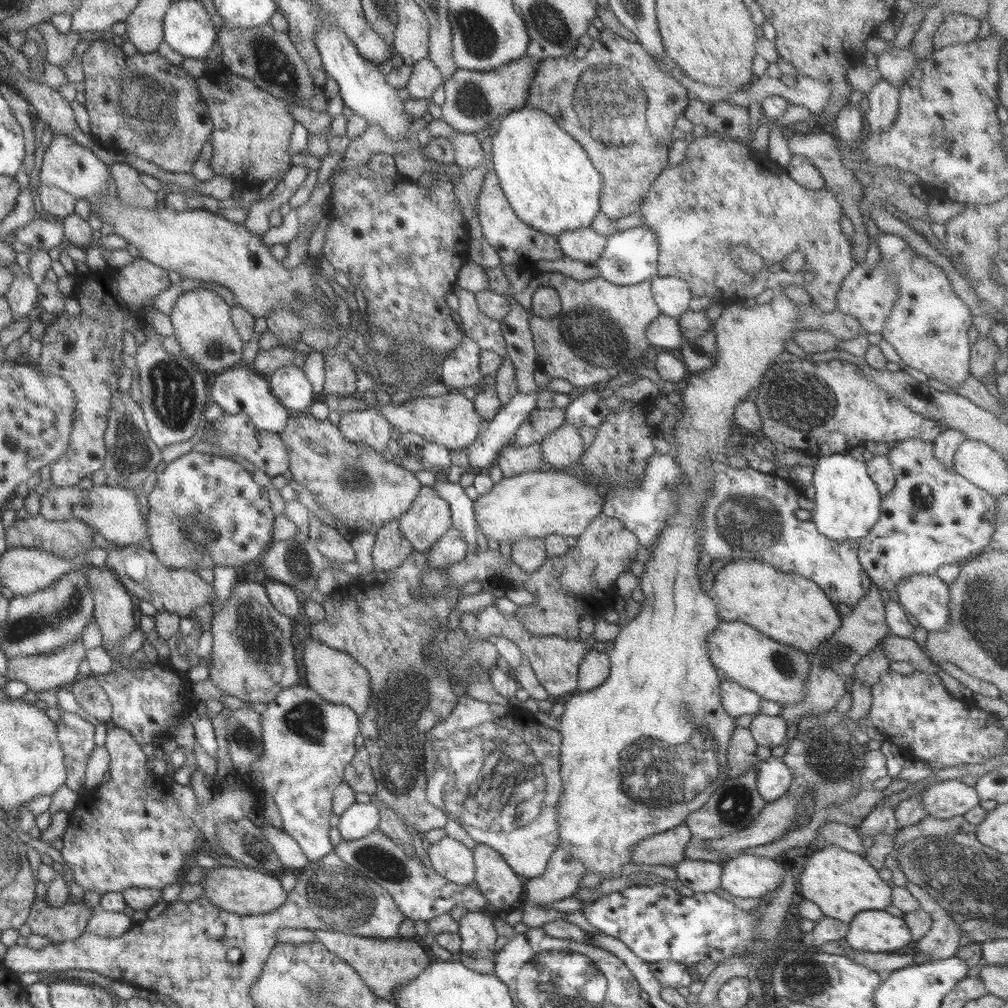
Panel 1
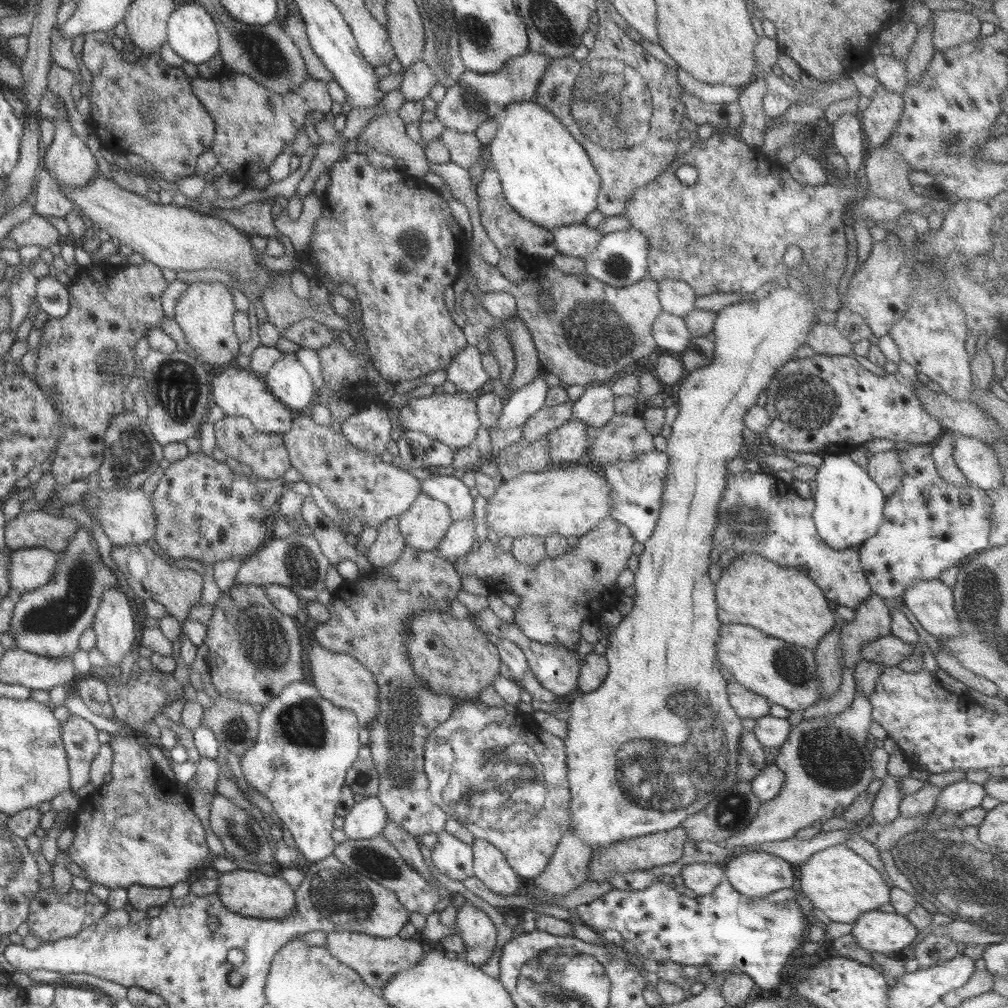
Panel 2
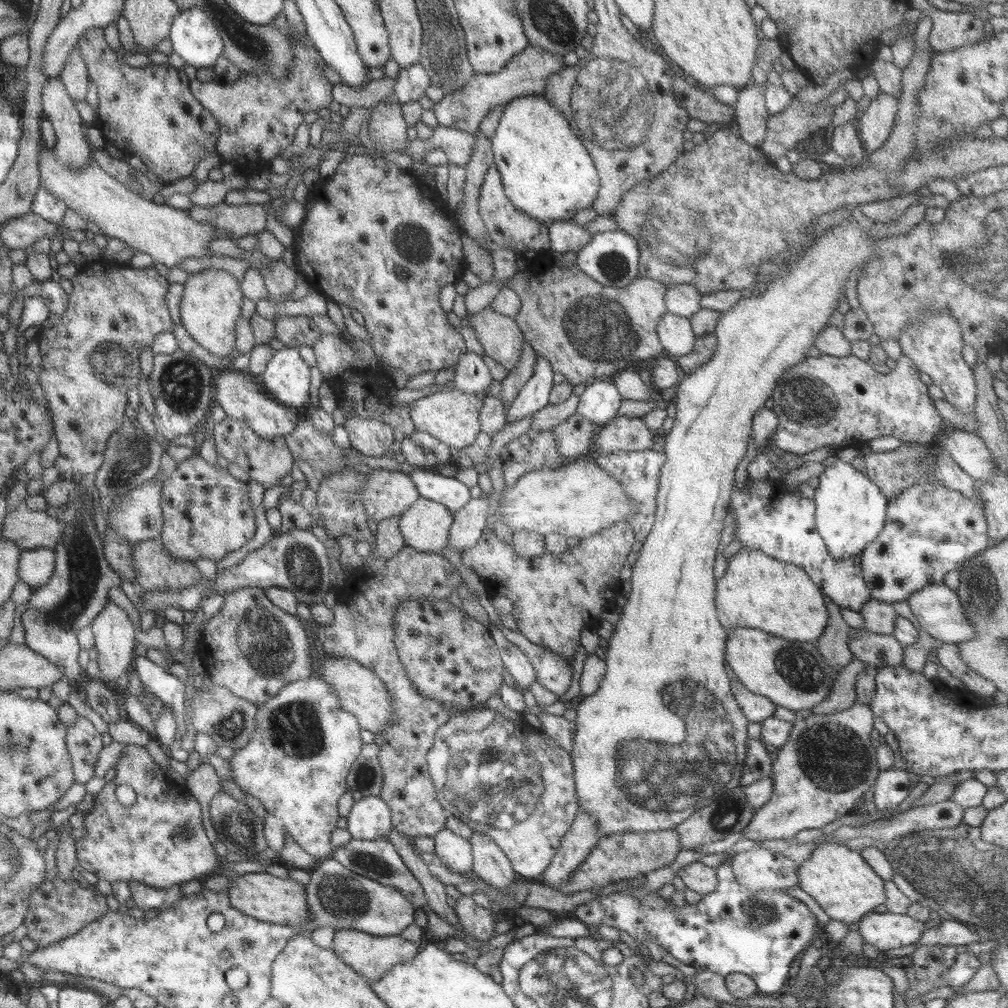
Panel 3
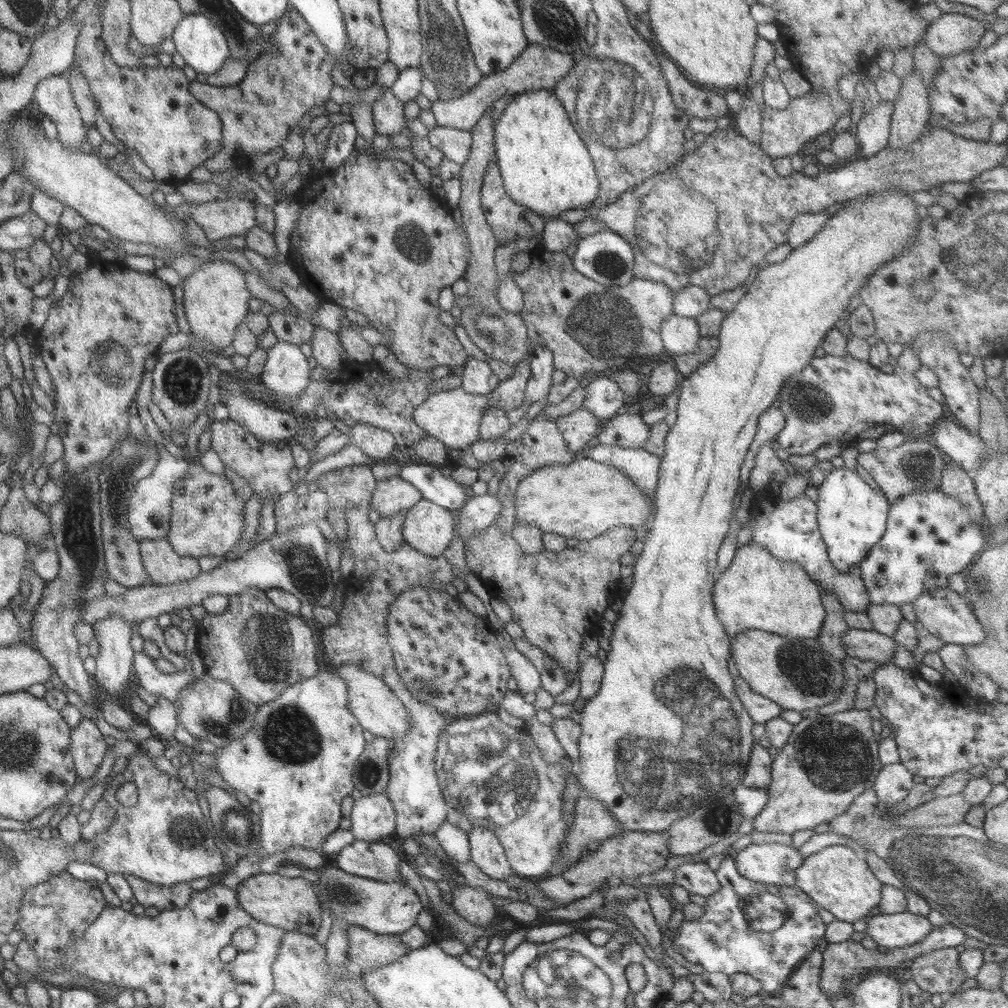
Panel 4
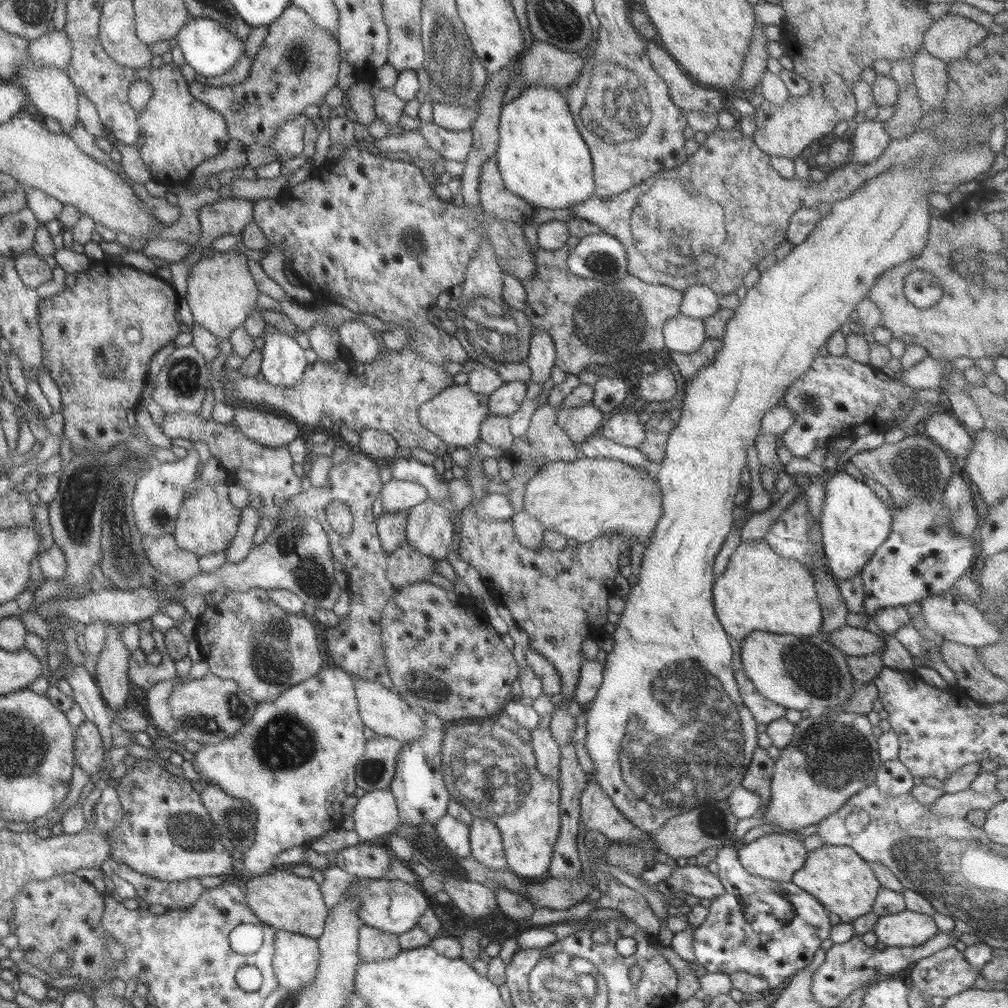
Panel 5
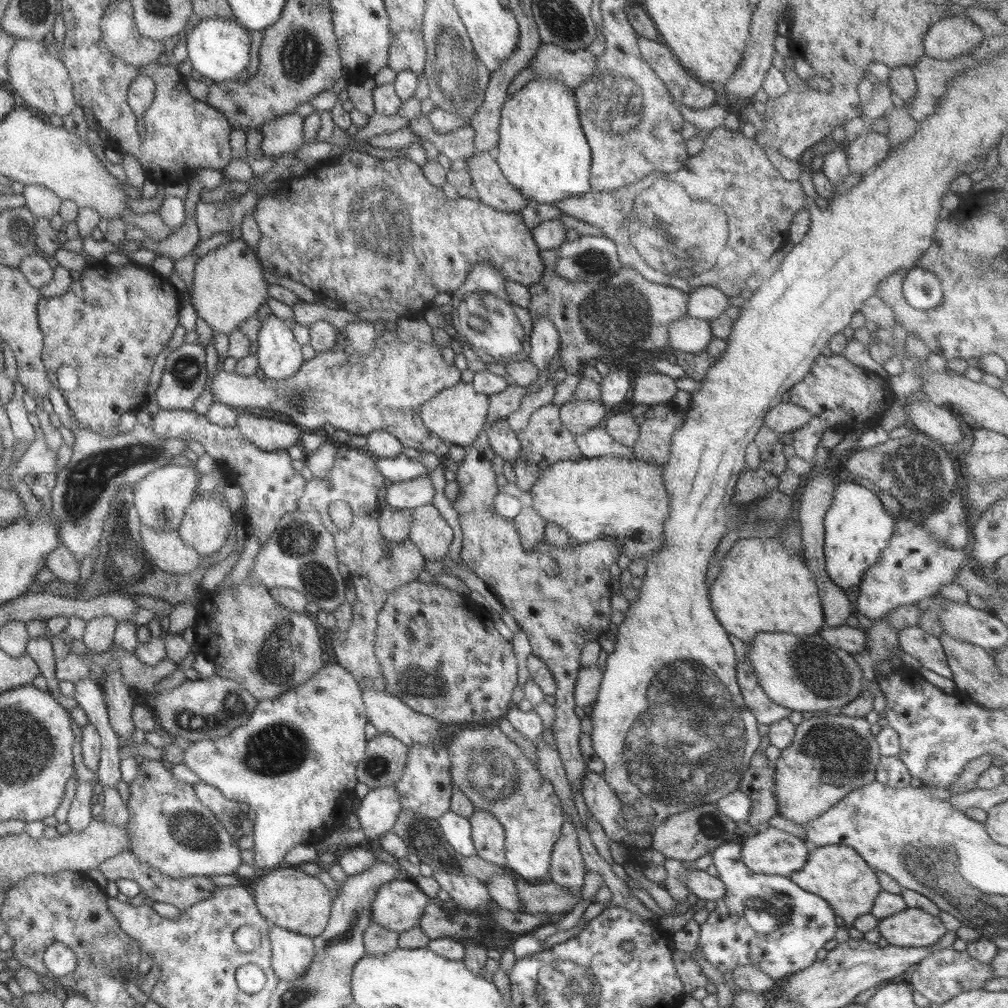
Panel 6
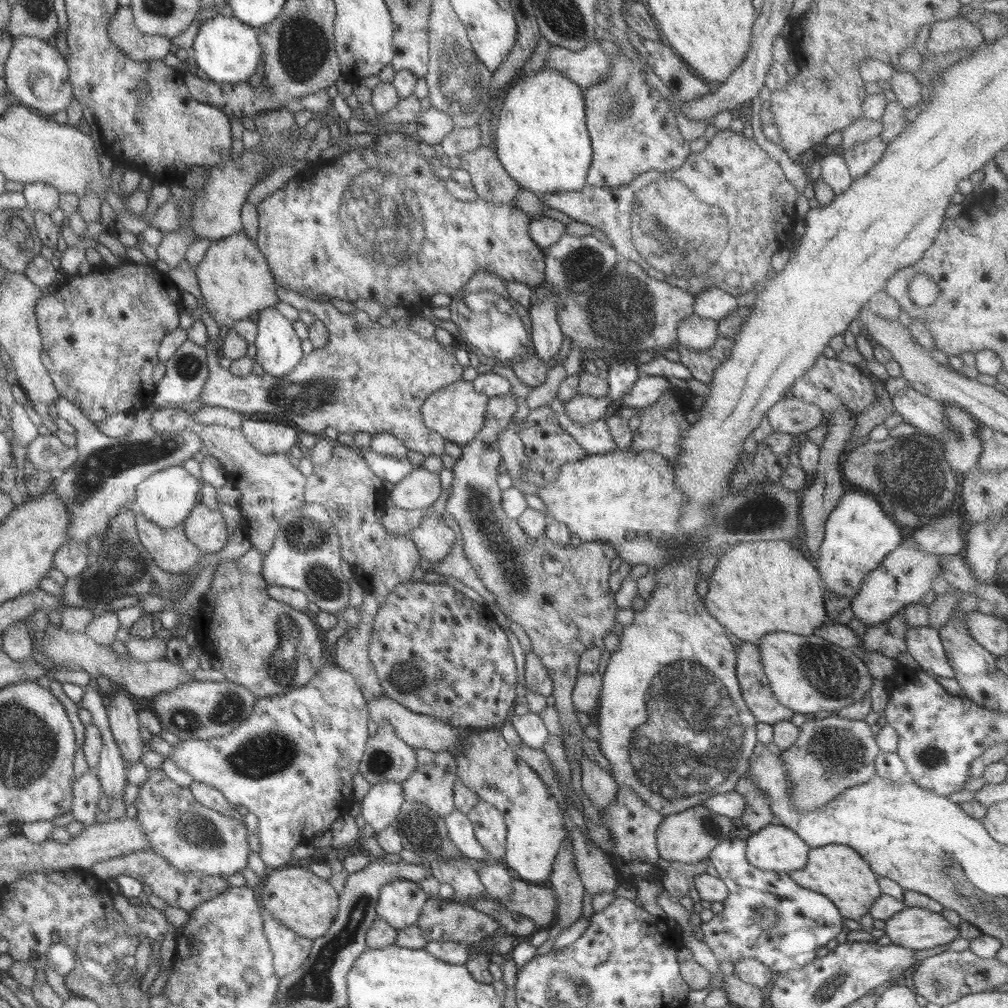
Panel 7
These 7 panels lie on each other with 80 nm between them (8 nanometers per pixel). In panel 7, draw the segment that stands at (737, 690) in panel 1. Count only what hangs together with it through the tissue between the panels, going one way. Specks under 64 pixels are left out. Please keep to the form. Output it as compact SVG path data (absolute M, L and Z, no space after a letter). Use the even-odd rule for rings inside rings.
M744 643L735 648L737 679L748 710L758 723L791 721L794 712L778 703L760 662L760 646Z

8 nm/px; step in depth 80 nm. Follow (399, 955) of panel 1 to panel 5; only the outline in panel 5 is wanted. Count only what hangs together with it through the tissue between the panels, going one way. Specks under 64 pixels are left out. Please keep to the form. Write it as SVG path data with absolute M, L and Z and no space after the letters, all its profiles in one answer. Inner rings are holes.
M366 925L359 928L358 940L360 963L394 958L401 950L397 934L382 932Z

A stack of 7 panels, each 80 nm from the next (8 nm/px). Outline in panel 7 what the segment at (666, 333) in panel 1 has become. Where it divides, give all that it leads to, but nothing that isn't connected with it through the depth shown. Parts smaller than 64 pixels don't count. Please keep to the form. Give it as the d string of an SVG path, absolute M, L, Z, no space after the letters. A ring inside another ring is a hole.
M692 313L676 327L676 343L688 350L706 350L719 337L717 328L717 320Z

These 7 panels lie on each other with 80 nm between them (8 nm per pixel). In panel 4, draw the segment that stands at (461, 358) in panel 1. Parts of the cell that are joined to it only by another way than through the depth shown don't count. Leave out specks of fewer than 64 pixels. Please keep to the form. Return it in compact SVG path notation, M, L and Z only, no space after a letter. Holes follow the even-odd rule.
M469 356L463 364L461 387L471 395L489 395L501 383L486 361Z

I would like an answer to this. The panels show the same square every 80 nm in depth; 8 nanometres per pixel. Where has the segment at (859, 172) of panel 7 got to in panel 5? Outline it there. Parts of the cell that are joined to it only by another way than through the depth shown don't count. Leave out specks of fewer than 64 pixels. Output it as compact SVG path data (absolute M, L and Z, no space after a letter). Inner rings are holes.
M873 114L863 117L860 126L849 137L851 142L850 163L872 164L891 142L885 124L874 120Z

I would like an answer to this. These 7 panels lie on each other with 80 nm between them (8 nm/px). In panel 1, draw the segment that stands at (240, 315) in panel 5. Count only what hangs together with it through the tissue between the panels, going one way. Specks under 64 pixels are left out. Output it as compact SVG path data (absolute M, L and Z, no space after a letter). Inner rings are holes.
M204 286L182 293L169 314L174 328L173 335L181 346L179 356L192 358L200 370L208 374L238 366L242 360L244 342L231 319L231 308L220 295Z

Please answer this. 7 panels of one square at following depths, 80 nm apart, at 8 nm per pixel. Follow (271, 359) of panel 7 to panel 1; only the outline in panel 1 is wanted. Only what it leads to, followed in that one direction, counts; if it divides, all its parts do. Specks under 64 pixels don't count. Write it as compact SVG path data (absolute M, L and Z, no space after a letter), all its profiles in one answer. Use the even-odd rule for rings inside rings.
M283 366L267 378L270 392L292 413L302 414L312 402L312 384L297 366Z

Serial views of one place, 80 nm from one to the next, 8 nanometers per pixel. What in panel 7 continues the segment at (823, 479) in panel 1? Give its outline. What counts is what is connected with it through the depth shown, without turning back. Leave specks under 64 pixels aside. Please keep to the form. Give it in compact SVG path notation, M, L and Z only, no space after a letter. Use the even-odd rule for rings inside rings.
M848 486L825 522L825 535L817 552L816 567L830 594L851 600L862 586L864 576L876 570L881 560L900 544L902 529L893 516L869 492Z

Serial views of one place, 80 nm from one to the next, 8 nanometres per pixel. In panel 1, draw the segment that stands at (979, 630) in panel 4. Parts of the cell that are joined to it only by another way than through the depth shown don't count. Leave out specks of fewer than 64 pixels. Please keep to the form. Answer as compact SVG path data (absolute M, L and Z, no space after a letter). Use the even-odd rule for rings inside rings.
M936 573L916 574L896 584L898 603L929 632L946 630L950 620L950 590Z

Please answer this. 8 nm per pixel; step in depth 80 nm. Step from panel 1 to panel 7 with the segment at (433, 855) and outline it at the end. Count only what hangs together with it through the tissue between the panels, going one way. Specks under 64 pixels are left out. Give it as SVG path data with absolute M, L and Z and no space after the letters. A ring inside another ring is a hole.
M454 810L443 819L446 823L450 840L464 857L473 862L490 860L490 855L486 852L486 848L476 840L473 824L468 815Z

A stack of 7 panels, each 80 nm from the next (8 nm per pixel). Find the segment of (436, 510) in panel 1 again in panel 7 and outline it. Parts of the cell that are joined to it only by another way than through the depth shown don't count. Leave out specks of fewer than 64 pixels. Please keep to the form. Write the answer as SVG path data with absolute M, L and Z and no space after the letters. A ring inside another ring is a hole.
M426 511L421 525L413 528L408 537L414 541L421 557L432 563L440 562L456 541L454 530L434 511Z

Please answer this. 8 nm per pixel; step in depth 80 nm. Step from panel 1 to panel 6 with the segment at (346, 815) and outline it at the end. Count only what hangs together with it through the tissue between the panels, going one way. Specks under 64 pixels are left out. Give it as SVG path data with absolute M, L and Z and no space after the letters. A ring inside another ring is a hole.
M386 786L369 790L356 809L367 840L378 840L393 830L401 813L398 789Z

